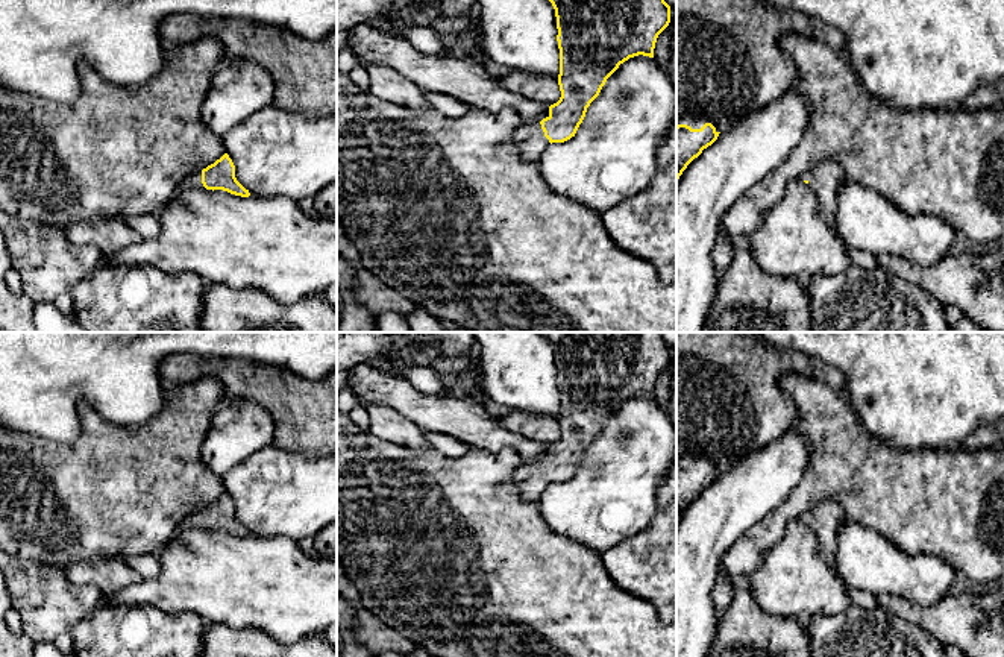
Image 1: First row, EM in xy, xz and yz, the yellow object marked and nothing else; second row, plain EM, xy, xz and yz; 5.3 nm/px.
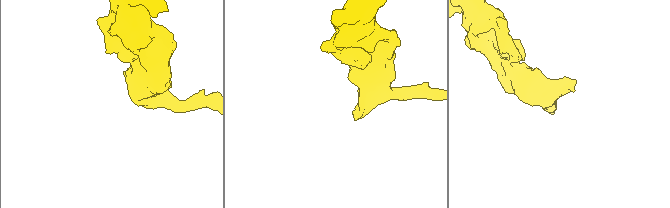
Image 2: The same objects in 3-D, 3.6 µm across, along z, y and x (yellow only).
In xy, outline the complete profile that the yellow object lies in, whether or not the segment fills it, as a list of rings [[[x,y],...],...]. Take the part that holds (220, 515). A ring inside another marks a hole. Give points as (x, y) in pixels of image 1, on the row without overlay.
[[[227,493],[203,510],[191,511],[176,528],[174,539],[184,528],[223,530],[235,536],[249,537],[250,533],[235,517],[235,505]]]

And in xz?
[[[541,332],[554,346],[557,357],[557,381],[560,388],[558,425],[561,437],[549,446],[549,455],[541,461],[525,463],[514,470],[513,479],[519,496],[537,502],[544,489],[552,483],[564,483],[575,476],[587,448],[599,435],[607,419],[629,398],[643,395],[654,398],[658,375],[670,363],[670,346],[661,332]]]

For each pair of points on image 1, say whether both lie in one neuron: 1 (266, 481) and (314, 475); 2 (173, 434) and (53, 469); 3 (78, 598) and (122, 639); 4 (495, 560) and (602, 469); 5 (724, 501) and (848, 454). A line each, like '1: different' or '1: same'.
1: same
2: same
3: different
4: different
5: different

